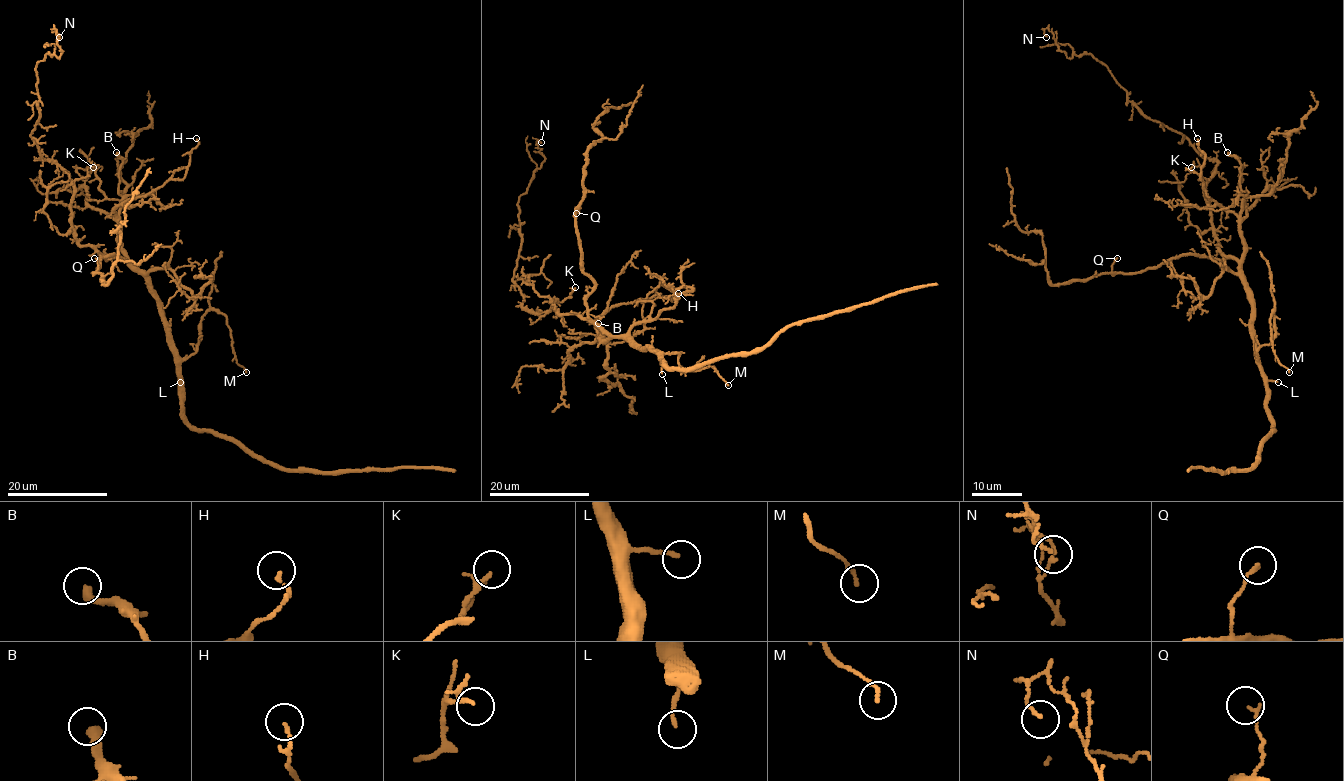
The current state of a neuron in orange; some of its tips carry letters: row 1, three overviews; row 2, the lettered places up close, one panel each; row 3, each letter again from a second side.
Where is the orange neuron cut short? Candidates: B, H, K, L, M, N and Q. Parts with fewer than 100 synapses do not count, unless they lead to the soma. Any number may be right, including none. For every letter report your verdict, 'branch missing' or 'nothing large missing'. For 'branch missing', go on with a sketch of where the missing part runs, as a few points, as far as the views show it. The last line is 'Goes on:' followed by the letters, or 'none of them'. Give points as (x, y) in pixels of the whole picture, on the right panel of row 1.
B: nothing large missing
H: nothing large missing
K: nothing large missing
L: nothing large missing
M: nothing large missing
N: nothing large missing
Q: nothing large missing
Goes on: none of them

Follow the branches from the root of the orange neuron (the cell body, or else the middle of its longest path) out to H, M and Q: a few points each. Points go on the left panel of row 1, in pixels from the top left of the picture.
H: (149, 282), (122, 248), (120, 220), (113, 211), (171, 179), (182, 179), (190, 152), (199, 142), (196, 138)
M: (149, 282), (166, 341), (181, 358), (195, 352), (201, 318), (218, 309), (226, 318), (234, 357), (246, 372)
Q: (149, 282), (125, 260), (103, 256), (112, 254), (102, 256), (93, 273), (97, 269), (94, 258)

